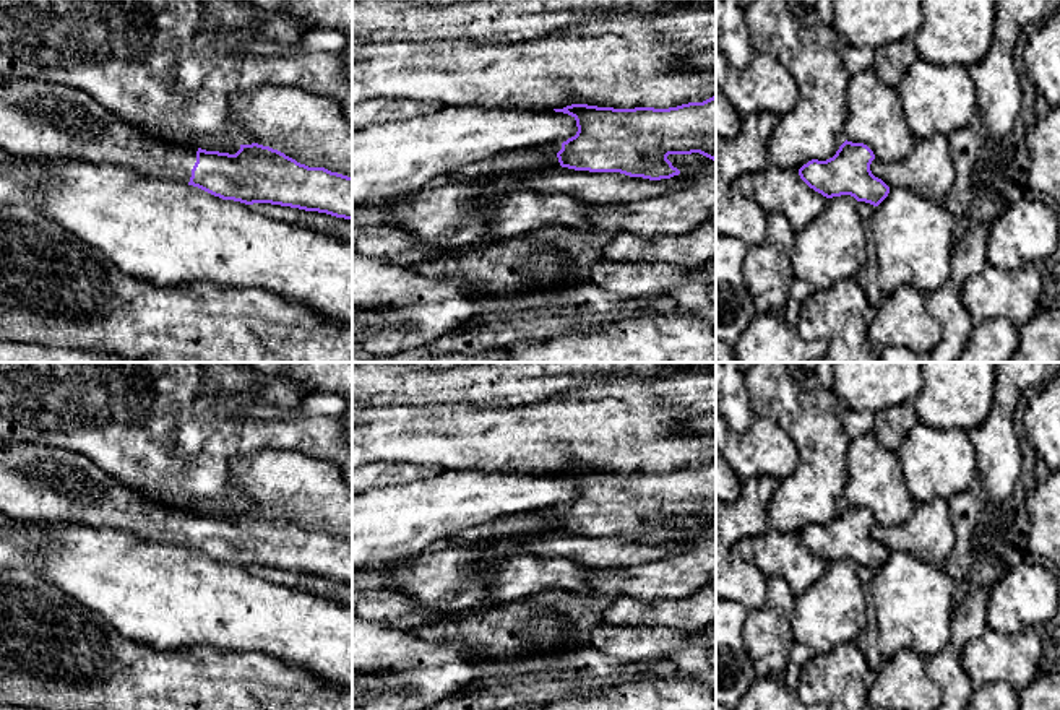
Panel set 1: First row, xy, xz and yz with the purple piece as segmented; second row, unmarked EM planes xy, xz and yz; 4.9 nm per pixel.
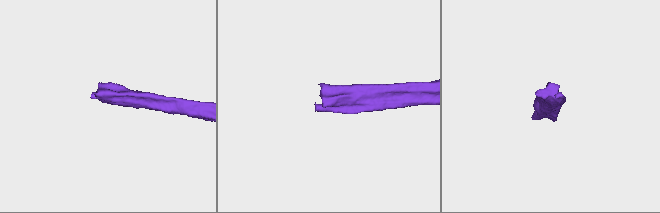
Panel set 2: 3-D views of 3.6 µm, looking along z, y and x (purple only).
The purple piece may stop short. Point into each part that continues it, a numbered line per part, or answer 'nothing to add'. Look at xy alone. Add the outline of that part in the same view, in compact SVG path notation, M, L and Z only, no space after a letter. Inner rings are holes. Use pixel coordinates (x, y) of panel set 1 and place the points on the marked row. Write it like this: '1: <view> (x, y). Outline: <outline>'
1: xy (39, 121). Outline: M24 78L0 81L0 148L28 161L118 164L174 184L190 182L198 151L131 127L80 89Z

